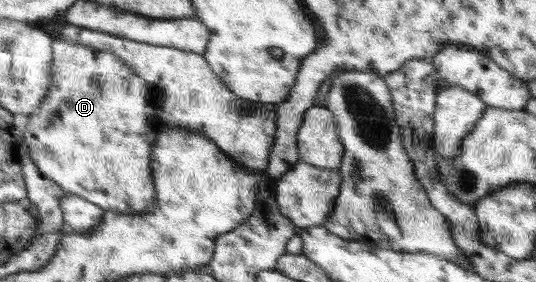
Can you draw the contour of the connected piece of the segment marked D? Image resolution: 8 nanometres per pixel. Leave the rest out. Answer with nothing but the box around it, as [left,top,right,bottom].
[20,39,166,214]

